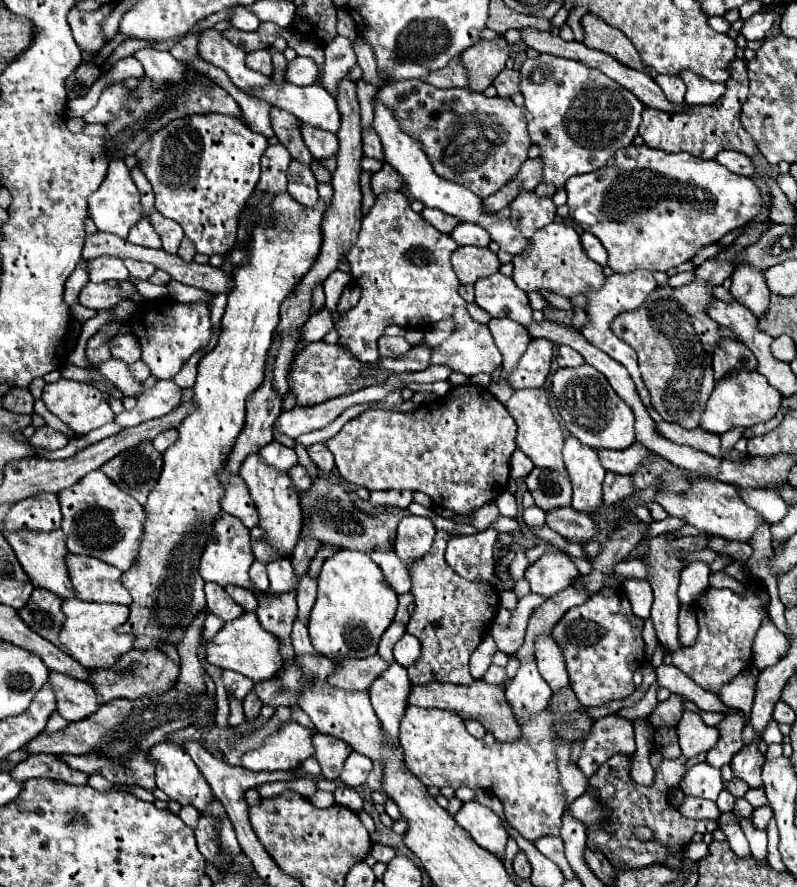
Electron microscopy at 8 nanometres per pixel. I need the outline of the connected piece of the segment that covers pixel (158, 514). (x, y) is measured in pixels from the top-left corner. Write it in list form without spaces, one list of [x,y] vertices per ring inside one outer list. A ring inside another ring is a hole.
[[[281,193],[273,201],[273,211],[275,211],[275,219],[271,219],[267,227],[257,227],[253,231],[253,243],[251,243],[253,249],[251,249],[249,265],[237,267],[233,271],[235,289],[229,295],[229,303],[223,315],[223,331],[219,337],[219,345],[199,361],[199,373],[193,387],[195,391],[193,401],[197,401],[197,409],[187,419],[181,421],[181,425],[177,427],[179,439],[163,453],[161,477],[145,503],[147,521],[143,525],[139,553],[131,569],[121,575],[123,587],[131,593],[133,601],[129,605],[131,615],[121,627],[117,627],[117,633],[133,635],[135,637],[133,649],[139,651],[157,649],[159,643],[177,645],[183,639],[183,633],[191,625],[191,621],[199,613],[207,611],[205,593],[203,593],[205,581],[199,575],[199,559],[203,547],[211,537],[213,521],[221,511],[219,501],[223,497],[223,487],[217,481],[217,471],[227,461],[235,437],[243,429],[247,395],[251,395],[251,391],[255,391],[263,381],[267,351],[271,347],[275,329],[279,325],[279,305],[291,293],[291,289],[301,281],[301,277],[311,269],[321,249],[321,221],[325,213],[323,201],[319,201],[313,209],[305,209],[295,199],[291,199],[289,193]]]

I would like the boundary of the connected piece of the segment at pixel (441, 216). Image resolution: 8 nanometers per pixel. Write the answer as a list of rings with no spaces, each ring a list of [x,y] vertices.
[[[423,209],[421,215],[423,215],[435,229],[439,229],[441,233],[451,233],[451,231],[461,223],[461,219],[451,217],[451,215],[447,215],[447,213],[439,211],[439,209]]]

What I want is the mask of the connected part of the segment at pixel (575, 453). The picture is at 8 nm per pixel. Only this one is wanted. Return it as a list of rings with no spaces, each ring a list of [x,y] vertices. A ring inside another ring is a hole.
[[[567,437],[563,461],[573,485],[571,507],[575,511],[593,515],[601,505],[601,483],[605,477],[605,469],[599,465],[595,449],[581,445],[575,441],[575,437]]]

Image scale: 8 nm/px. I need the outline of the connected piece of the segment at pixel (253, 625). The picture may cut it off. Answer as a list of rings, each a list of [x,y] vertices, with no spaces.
[[[243,613],[241,617],[227,621],[225,627],[213,637],[213,641],[207,645],[207,661],[221,669],[243,673],[245,677],[257,683],[257,681],[265,681],[267,677],[273,677],[281,669],[283,657],[279,649],[281,649],[281,641],[273,633],[261,629],[255,613]]]

